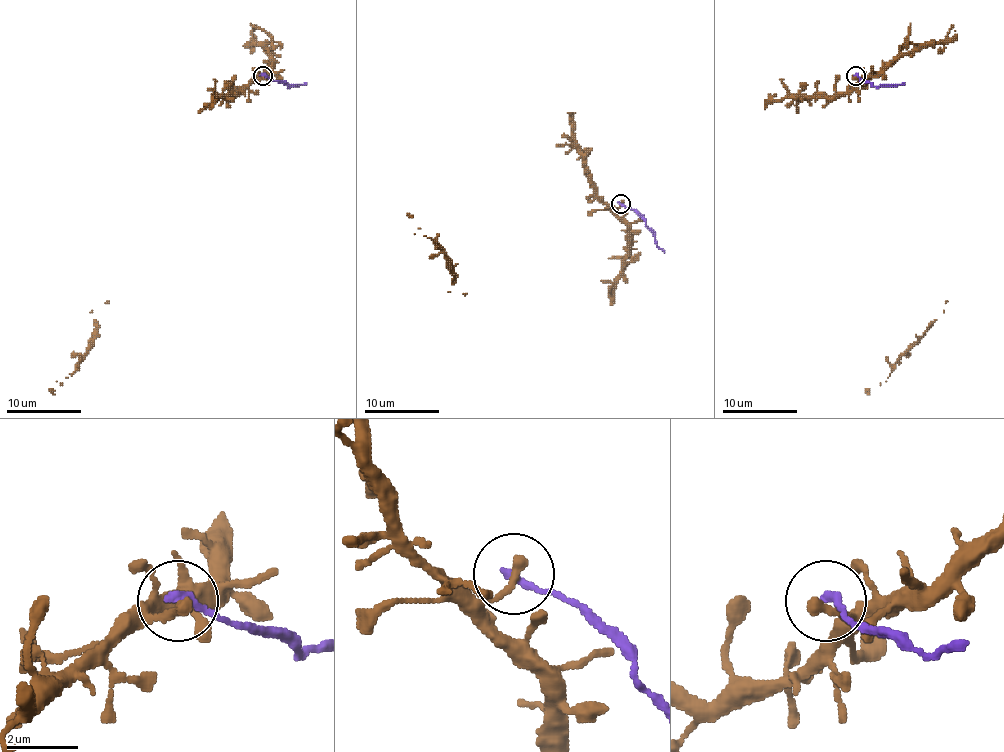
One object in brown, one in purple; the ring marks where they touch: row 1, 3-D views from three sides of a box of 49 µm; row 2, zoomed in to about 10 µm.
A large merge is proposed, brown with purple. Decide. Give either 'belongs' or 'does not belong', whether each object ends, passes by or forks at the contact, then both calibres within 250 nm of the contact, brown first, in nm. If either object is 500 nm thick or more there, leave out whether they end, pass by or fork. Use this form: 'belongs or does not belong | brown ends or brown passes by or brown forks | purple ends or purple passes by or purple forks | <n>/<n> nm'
does not belong | brown ends | purple ends | 300/240 nm

